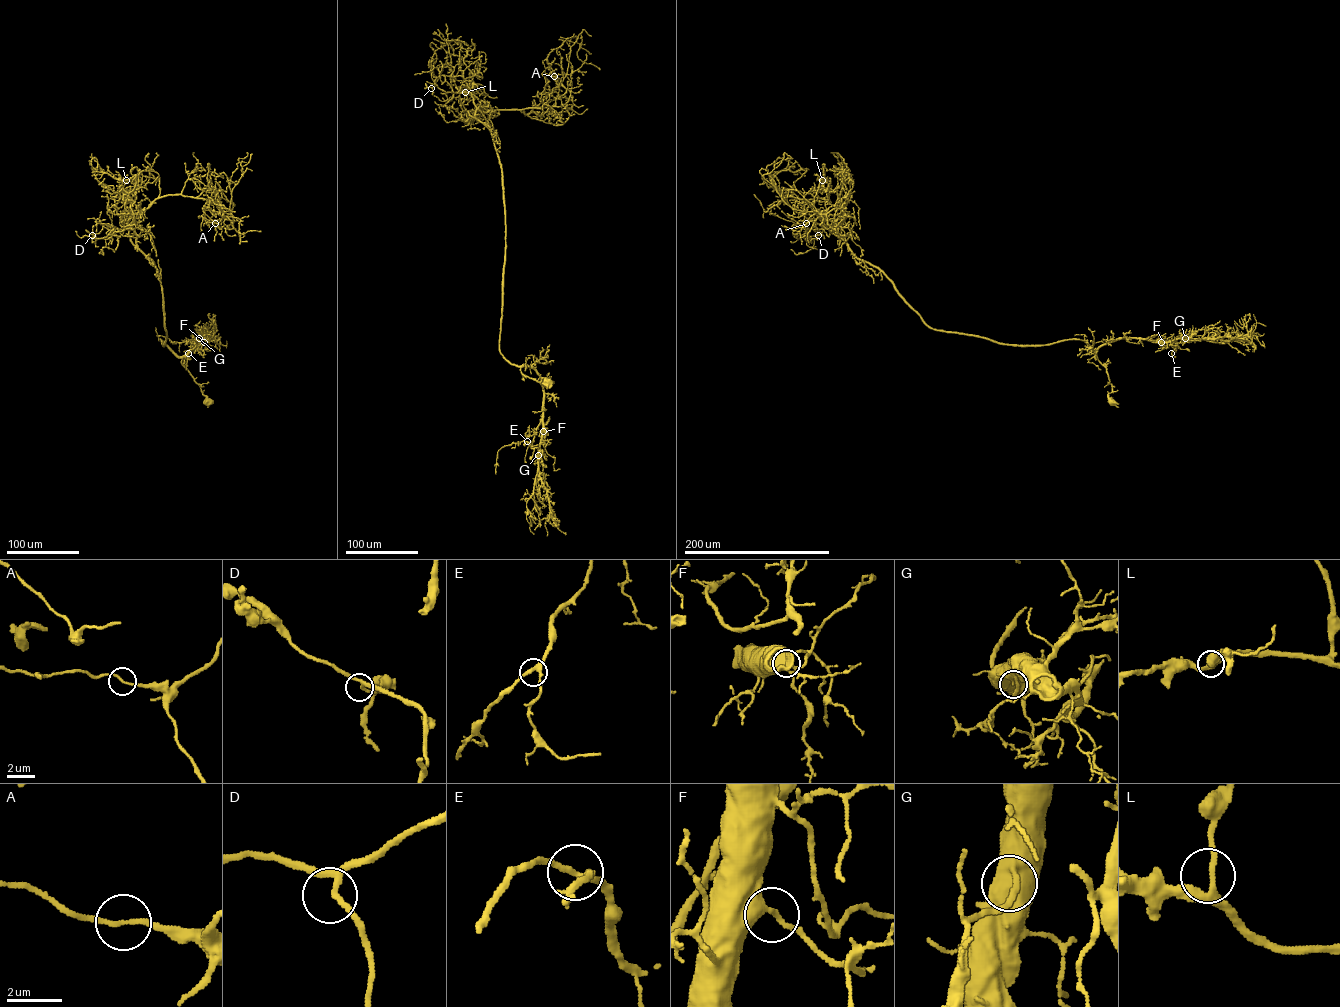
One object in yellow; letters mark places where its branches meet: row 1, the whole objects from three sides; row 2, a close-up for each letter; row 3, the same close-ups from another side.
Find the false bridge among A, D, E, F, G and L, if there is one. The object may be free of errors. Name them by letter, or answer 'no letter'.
no letter

